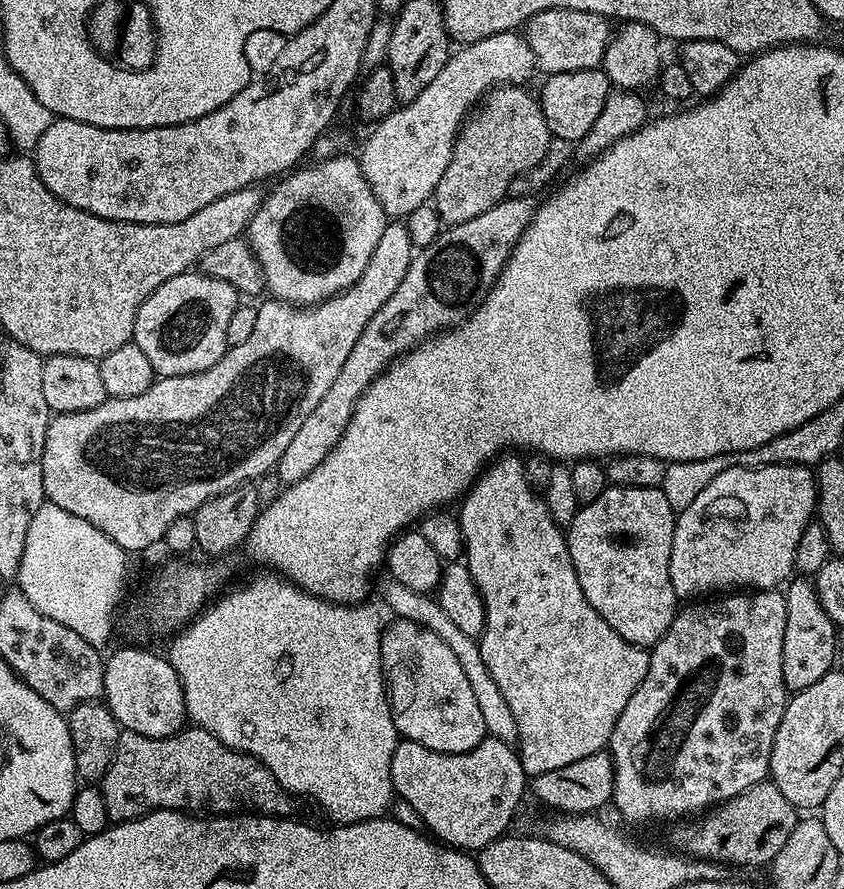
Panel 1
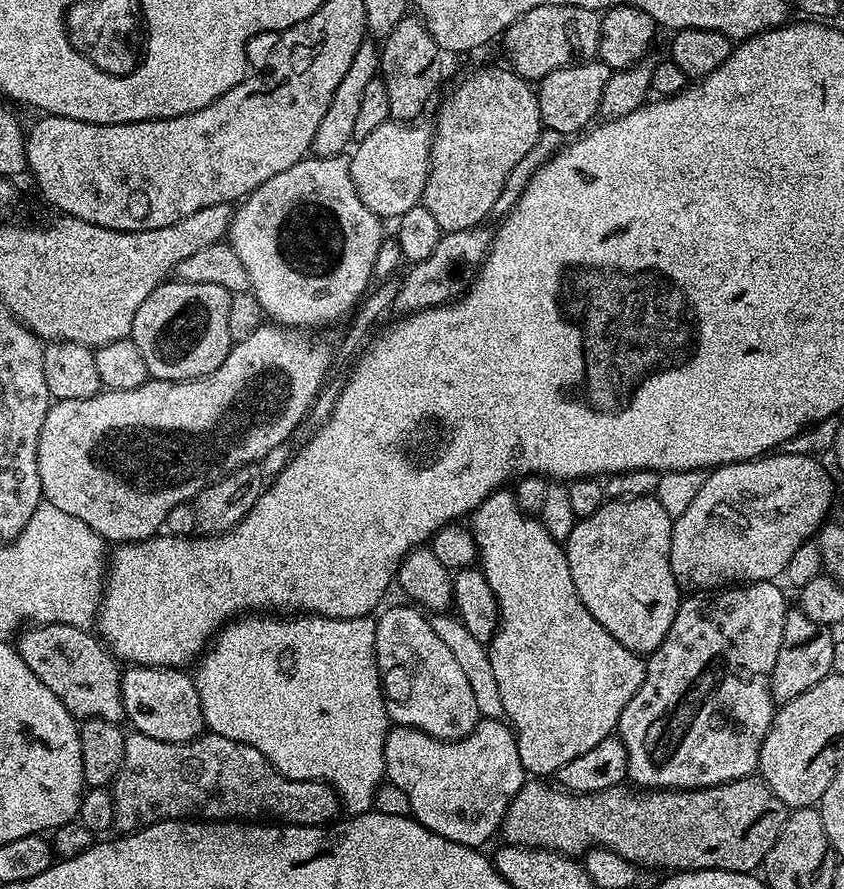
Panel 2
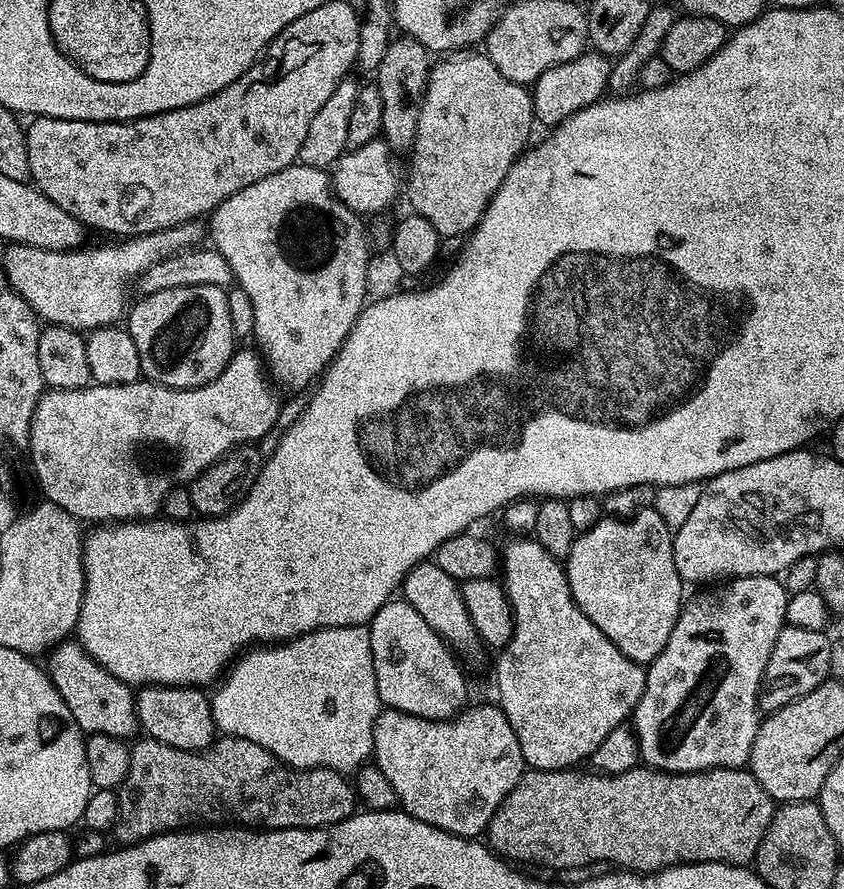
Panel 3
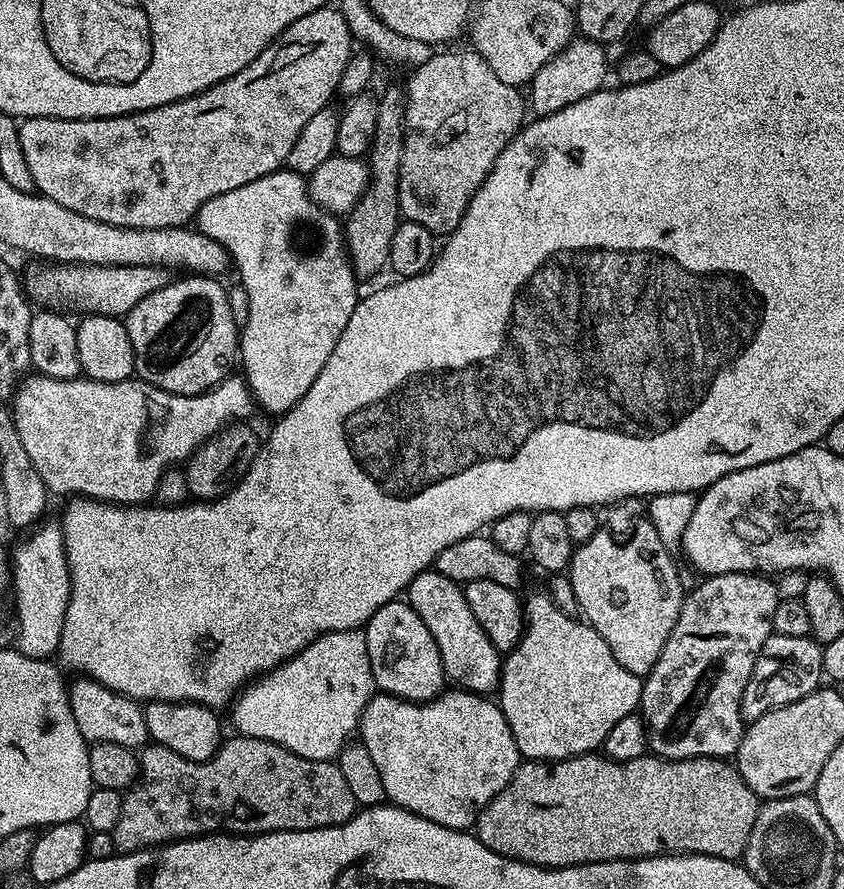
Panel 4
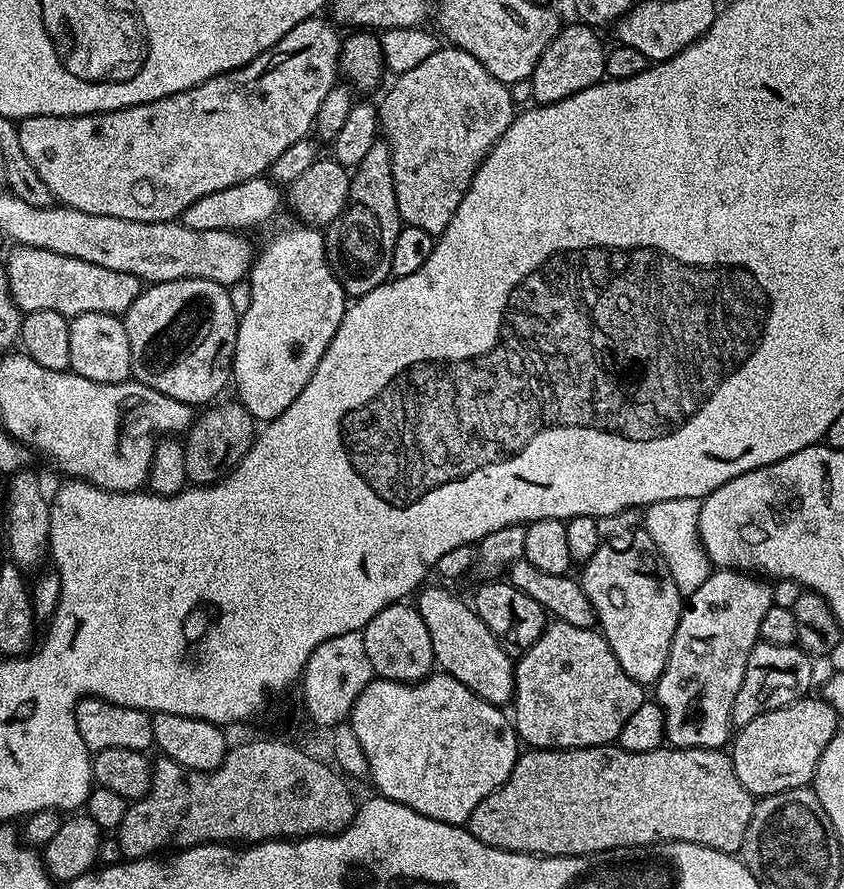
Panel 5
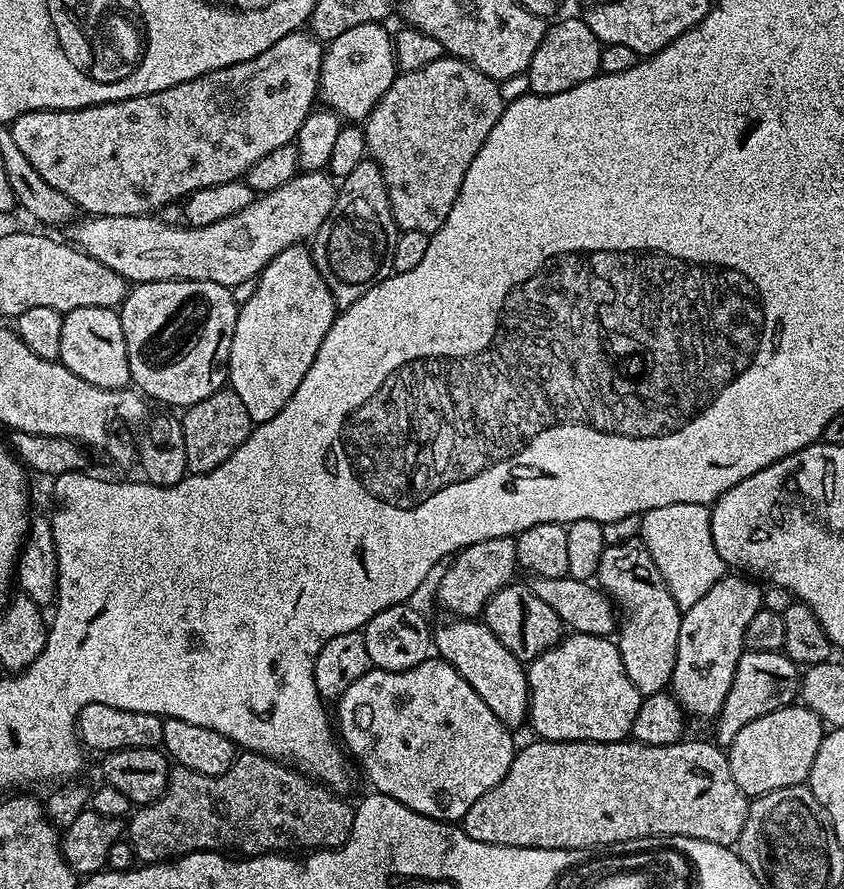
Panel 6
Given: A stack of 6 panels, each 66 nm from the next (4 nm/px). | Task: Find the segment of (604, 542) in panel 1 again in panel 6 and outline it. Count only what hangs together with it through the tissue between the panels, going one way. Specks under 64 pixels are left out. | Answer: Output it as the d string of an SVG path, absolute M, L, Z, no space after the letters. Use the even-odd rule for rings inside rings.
M639 539L607 545L595 579L622 613L618 620L618 647L630 682L634 682L641 697L665 691L671 685L674 662L678 658L682 609L674 602L658 566L654 566L650 550Z

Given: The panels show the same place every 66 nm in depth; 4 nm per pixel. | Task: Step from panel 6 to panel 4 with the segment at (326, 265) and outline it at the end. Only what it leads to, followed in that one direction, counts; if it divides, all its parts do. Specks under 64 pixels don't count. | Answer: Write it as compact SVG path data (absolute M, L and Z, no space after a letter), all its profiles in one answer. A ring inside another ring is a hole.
M403 87L388 88L384 93L379 93L378 130L374 130L372 151L366 157L366 163L370 169L370 183L364 192L364 197L356 203L351 212L347 213L346 223L343 225L352 271L360 278L385 271L390 254L390 241L394 239L394 230L402 219L396 184L400 181L402 146L406 131L404 127L405 95Z

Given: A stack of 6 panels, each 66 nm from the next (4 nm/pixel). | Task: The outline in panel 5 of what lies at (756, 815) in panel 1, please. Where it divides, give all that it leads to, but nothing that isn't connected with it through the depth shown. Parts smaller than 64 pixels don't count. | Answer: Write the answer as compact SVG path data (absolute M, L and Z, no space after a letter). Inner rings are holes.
M615 743L599 744L593 748L534 748L519 753L514 762L514 770L470 814L467 822L469 834L478 838L486 846L494 846L498 850L507 852L521 852L531 856L570 856L579 858L593 856L595 852L609 852L615 848L631 850L644 848L648 844L673 844L674 842L690 842L701 844L707 848L713 848L719 852L729 854L739 853L742 842L746 838L746 826L750 826L750 818L756 809L754 797L748 793L746 786L738 782L738 774L734 774L731 755L727 751L718 748L673 748L661 746L649 752L631 752L617 746Z

